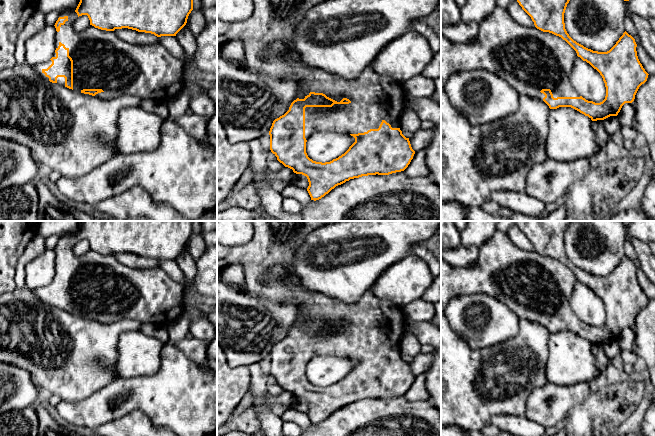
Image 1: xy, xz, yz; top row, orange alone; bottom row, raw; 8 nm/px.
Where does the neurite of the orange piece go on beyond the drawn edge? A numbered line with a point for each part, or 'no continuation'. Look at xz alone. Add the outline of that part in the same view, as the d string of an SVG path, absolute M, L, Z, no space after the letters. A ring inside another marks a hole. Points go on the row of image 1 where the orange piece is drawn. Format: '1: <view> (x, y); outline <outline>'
1: xz (374, 98); outline M253 0L253 14L246 20L228 23L217 17L217 49L232 39L243 42L245 64L258 75L273 77L294 77L299 86L299 99L304 99L310 92L323 93L337 101L332 107L305 108L305 138L308 140L318 132L338 134L358 134L370 129L378 129L385 120L392 128L399 128L399 118L406 108L406 93L403 85L389 76L377 74L371 64L356 78L345 79L303 64L294 51L279 56L271 53L271 45L277 41L289 40L296 31L296 25L313 7L326 0Z

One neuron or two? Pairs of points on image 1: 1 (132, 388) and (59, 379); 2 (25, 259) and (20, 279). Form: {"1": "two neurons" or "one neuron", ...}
{"1": "two neurons", "2": "one neuron"}

